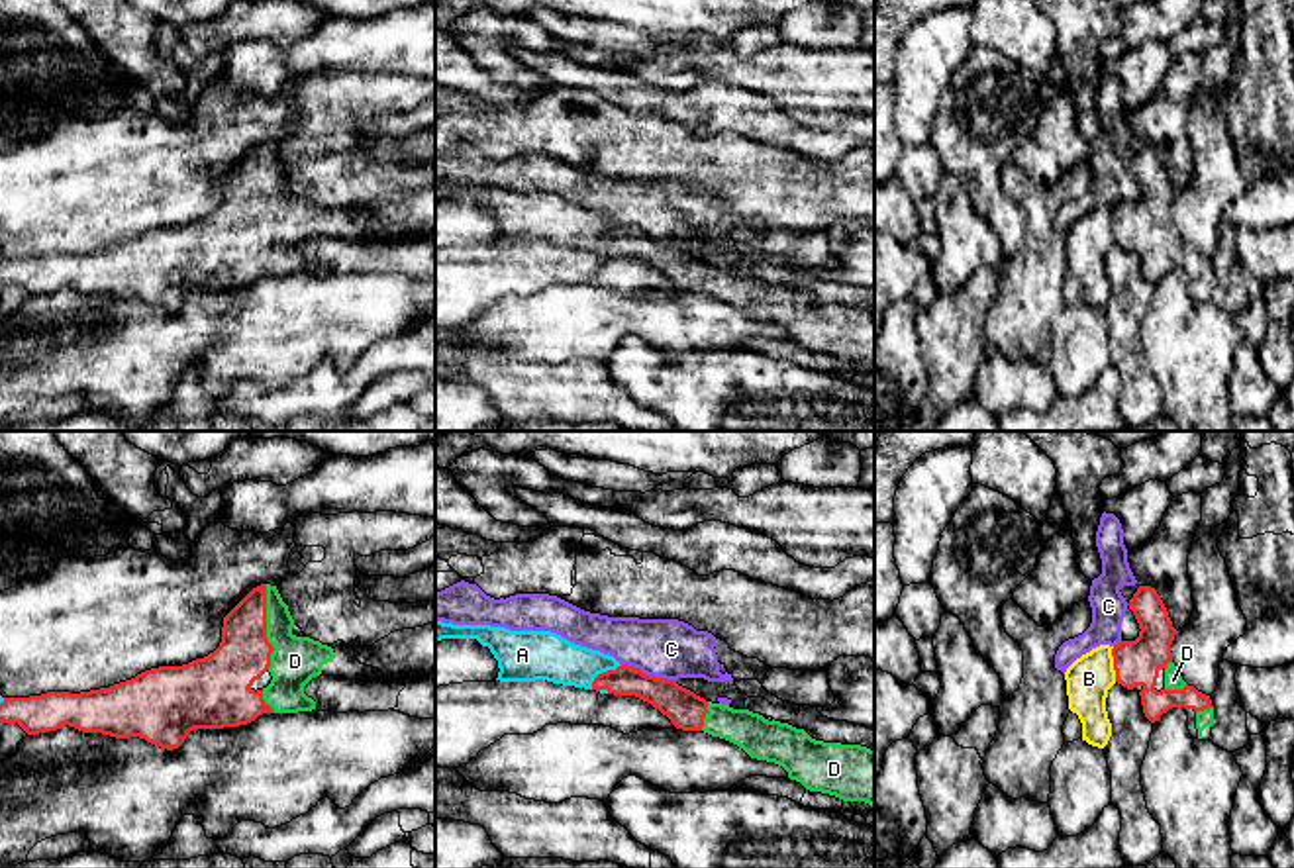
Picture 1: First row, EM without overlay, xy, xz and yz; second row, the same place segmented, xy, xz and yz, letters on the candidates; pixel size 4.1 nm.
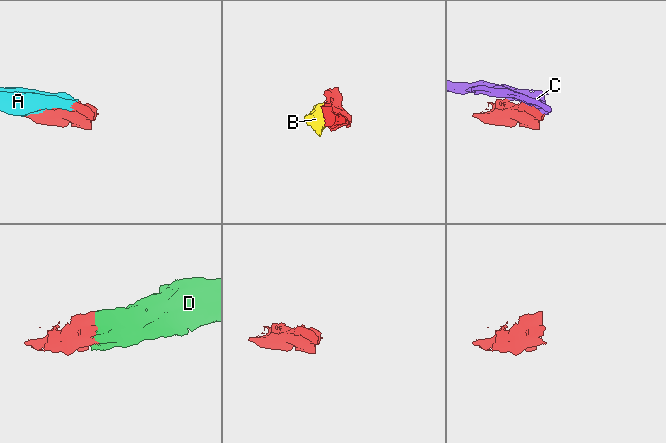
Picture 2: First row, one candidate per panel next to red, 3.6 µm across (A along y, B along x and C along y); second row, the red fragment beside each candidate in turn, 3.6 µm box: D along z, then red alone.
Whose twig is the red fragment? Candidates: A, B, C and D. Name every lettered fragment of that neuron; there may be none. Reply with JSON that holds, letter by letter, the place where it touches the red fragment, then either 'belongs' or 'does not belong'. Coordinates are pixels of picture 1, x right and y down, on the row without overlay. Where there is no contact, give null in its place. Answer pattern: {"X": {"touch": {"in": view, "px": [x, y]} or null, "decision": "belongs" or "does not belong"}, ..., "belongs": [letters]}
{"A": {"touch": {"in": "xz", "px": [602, 234]}, "decision": "belongs"}, "B": {"touch": {"in": "yz", "px": [1114, 226]}, "decision": "does not belong"}, "C": {"touch": {"in": "xz", "px": [649, 238]}, "decision": "does not belong"}, "D": {"touch": {"in": "xy", "px": [265, 189]}, "decision": "belongs"}, "belongs": ["A", "D"]}

